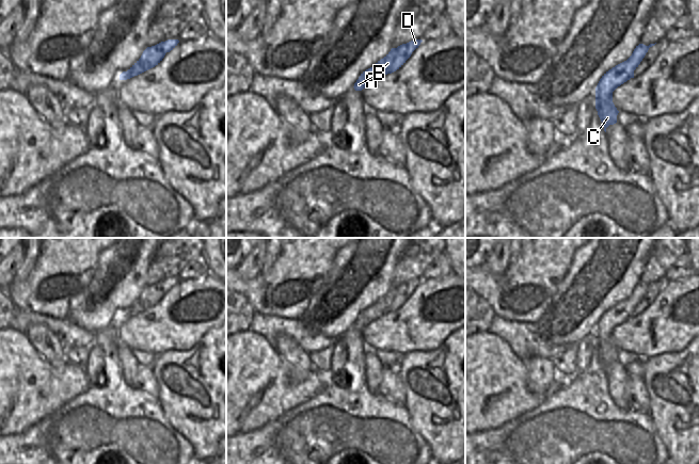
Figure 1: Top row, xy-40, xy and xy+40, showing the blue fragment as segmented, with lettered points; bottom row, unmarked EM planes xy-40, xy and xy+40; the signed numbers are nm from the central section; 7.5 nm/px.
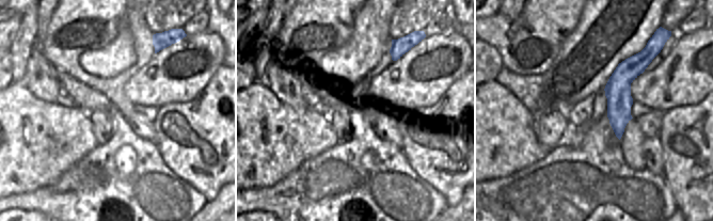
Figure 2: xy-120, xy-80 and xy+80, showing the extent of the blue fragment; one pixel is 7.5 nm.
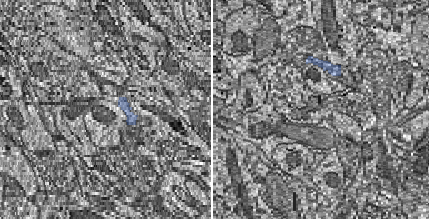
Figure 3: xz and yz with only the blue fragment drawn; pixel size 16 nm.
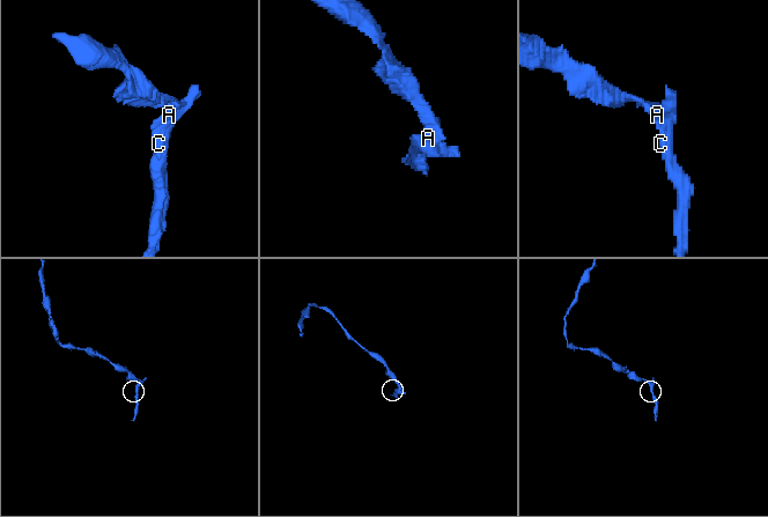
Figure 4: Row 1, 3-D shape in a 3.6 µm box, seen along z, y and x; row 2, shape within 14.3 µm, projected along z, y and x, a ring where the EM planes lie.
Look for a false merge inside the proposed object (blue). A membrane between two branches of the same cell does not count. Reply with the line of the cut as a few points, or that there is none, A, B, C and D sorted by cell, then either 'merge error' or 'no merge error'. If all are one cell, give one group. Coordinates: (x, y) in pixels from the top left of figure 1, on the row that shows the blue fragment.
cut xy-40 (149, 47), (165, 52); groups A B C / D; merge error

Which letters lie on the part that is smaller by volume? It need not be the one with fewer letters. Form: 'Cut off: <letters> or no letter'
Cut off: A, B, C

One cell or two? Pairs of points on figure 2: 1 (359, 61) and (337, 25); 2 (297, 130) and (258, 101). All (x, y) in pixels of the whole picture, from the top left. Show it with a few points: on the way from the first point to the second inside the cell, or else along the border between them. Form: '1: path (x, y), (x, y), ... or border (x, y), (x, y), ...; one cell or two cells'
1: border (353, 16), (350, 37), (336, 49), (323, 50); two cells
2: path (287, 130), (268, 111); one cell

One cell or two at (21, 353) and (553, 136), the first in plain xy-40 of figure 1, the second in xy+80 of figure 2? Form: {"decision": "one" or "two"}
{"decision": "two"}

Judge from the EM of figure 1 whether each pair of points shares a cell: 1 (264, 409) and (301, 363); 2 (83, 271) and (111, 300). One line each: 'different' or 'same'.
1: different
2: different

